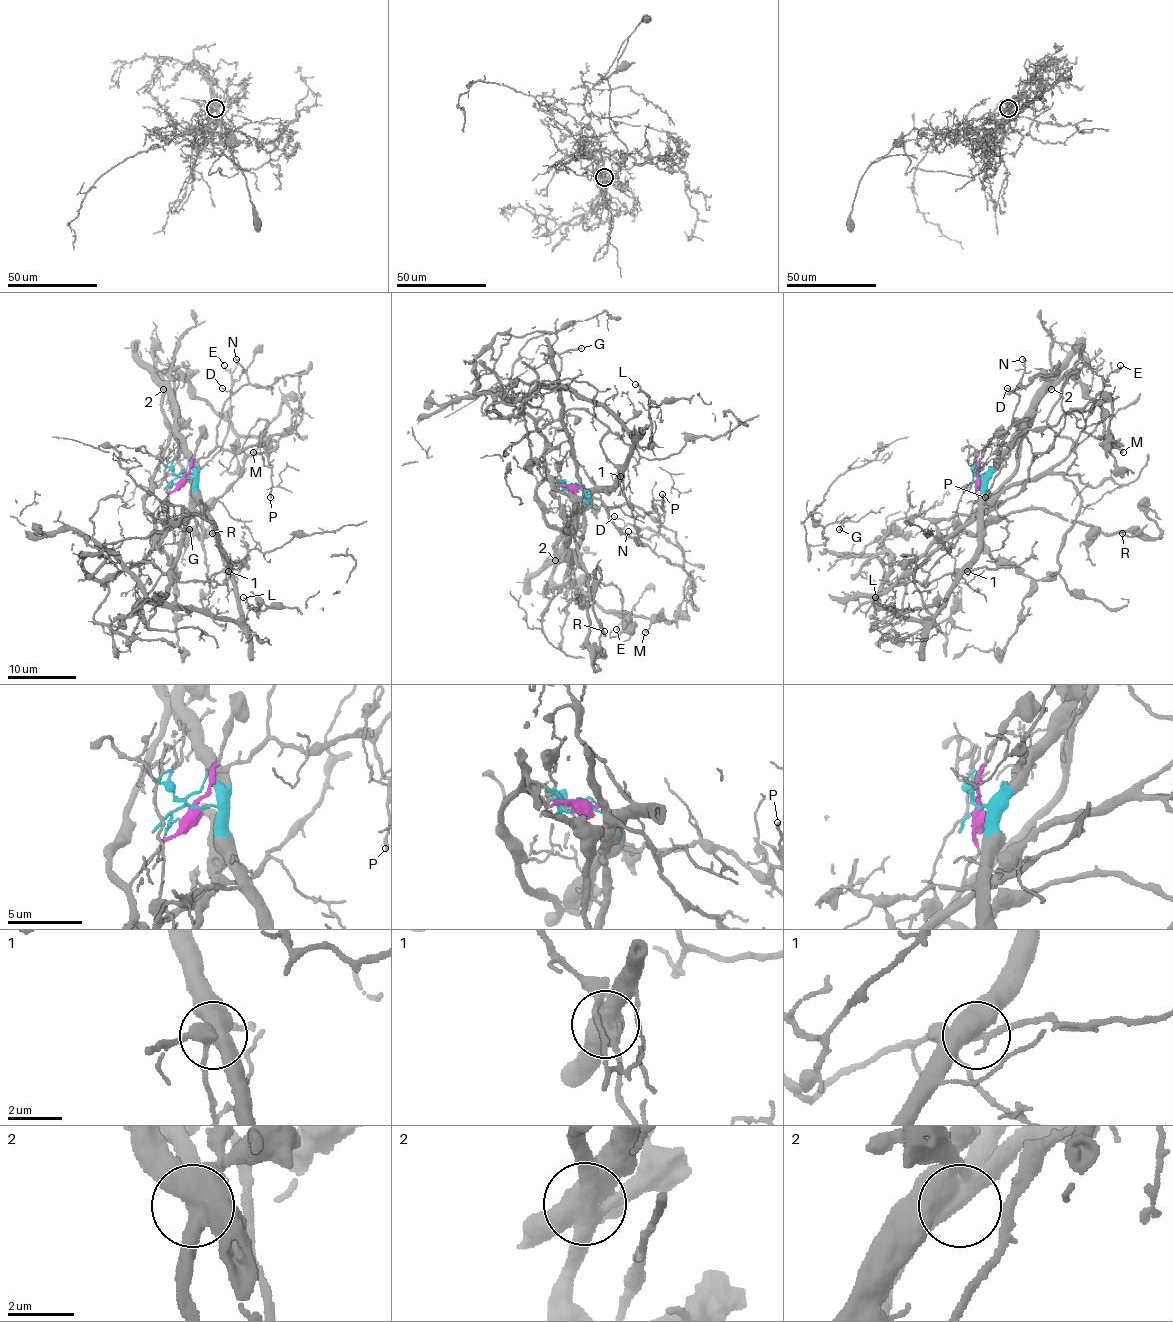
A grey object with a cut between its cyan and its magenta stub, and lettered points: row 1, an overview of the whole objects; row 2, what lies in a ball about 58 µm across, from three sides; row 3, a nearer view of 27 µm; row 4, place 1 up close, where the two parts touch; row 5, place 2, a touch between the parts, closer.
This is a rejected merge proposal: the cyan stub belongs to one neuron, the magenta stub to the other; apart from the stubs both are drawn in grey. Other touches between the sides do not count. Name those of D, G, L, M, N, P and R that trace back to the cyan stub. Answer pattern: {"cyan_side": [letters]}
{"cyan_side": ["D", "L", "N", "P"]}

